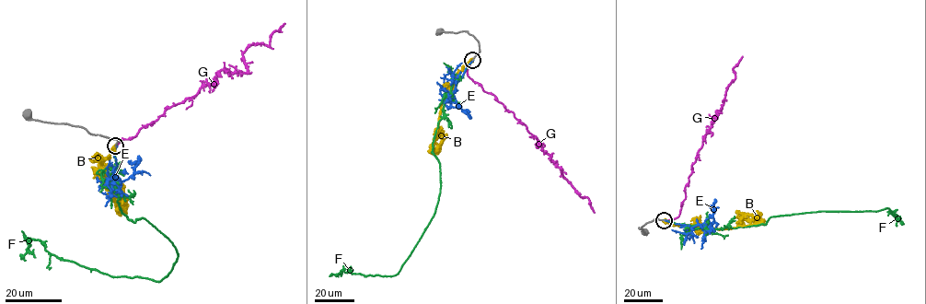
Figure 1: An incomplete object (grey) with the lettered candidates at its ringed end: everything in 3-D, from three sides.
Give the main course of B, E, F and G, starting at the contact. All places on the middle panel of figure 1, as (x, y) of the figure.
B: (473, 59), (458, 71), (451, 89), (441, 103), (432, 146), (434, 137), (441, 132), (433, 134)
E: (472, 60), (457, 82), (455, 91), (444, 99), (443, 102), (449, 108), (460, 108), (470, 118)
F: (472, 60), (445, 101), (433, 144), (441, 182), (434, 216), (400, 270), (389, 276), (346, 268), (331, 274)
G: (472, 60), (468, 66), (468, 76), (495, 97), (526, 127), (576, 192), (587, 197), (595, 212)

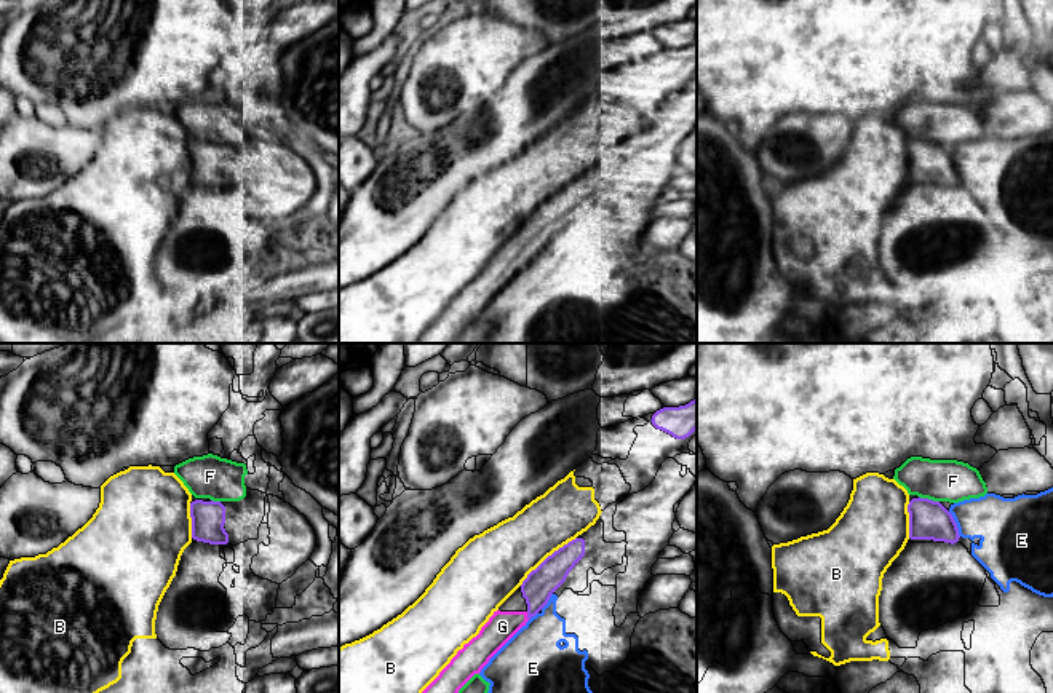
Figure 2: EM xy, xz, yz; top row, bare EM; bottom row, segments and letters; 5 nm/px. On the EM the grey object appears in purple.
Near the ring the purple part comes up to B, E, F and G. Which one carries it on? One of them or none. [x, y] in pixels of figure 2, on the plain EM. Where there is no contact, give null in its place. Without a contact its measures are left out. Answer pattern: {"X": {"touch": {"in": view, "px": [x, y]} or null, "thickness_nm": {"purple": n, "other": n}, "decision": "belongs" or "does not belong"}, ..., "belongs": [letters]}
{"B": {"touch": {"in": "xz", "px": [548, 198]}, "thickness_nm": {"purple": 160, "other": 320}, "decision": "does not belong"}, "E": {"touch": {"in": "yz", "px": [956, 166]}, "thickness_nm": {"purple": 200, "other": 280}, "decision": "does not belong"}, "F": {"touch": {"in": "yz", "px": [929, 142]}, "thickness_nm": {"purple": 200, "other": 220}, "decision": "does not belong"}, "G": {"touch": {"in": "xz", "px": [528, 259]}, "thickness_nm": {"purple": 160, "other": 150}, "decision": "belongs"}, "belongs": ["G"]}

